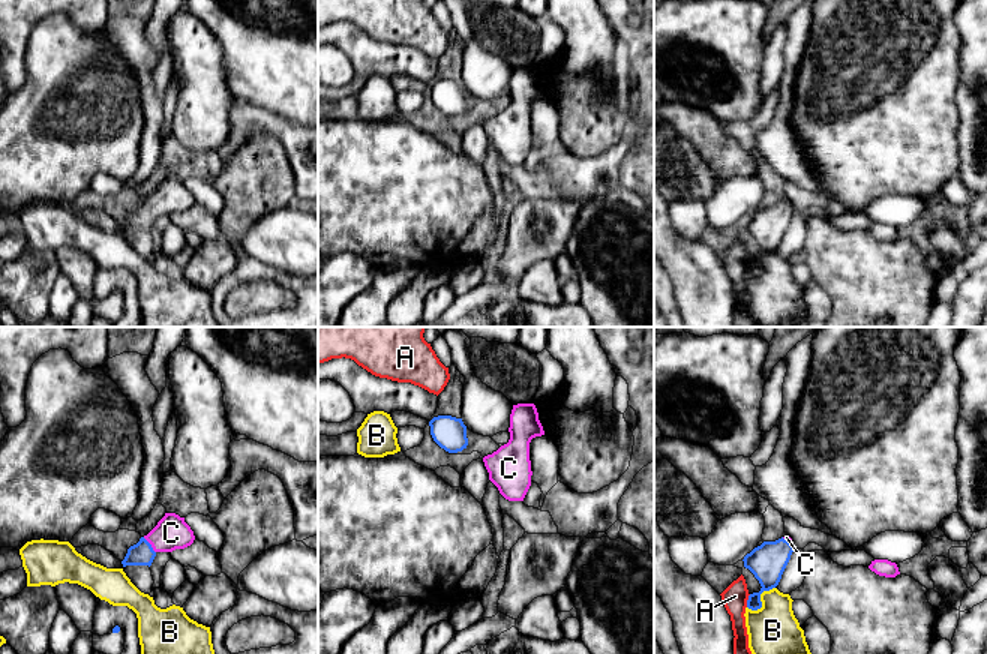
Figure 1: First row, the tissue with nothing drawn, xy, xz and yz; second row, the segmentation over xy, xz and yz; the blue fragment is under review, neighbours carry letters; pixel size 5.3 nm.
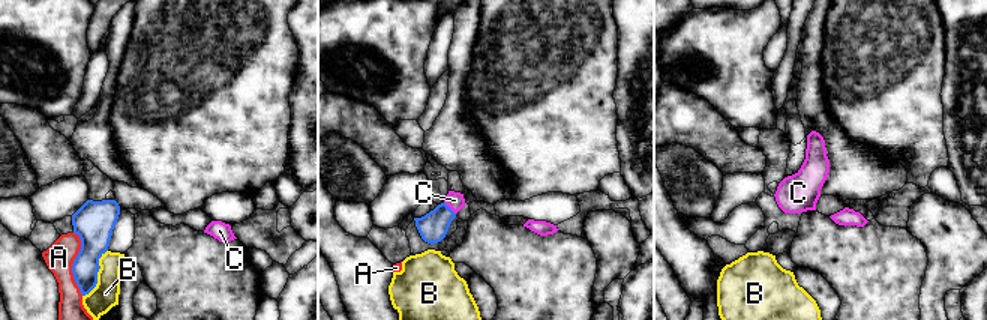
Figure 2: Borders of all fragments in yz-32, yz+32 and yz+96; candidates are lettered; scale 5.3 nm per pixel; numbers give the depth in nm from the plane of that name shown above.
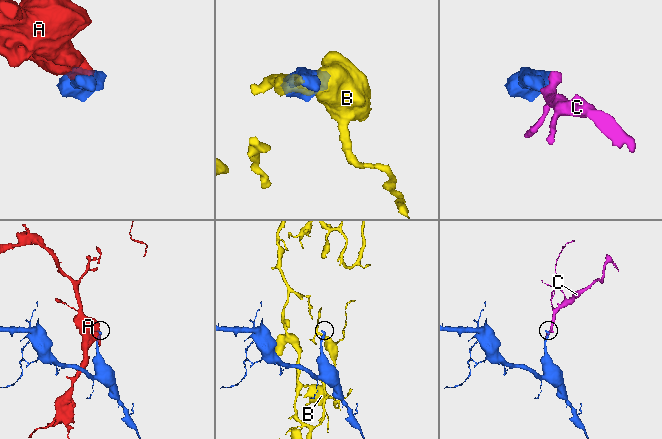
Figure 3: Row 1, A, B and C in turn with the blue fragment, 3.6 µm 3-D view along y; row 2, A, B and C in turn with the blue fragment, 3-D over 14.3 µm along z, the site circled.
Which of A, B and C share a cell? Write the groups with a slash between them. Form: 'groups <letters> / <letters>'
groups A / B / C

